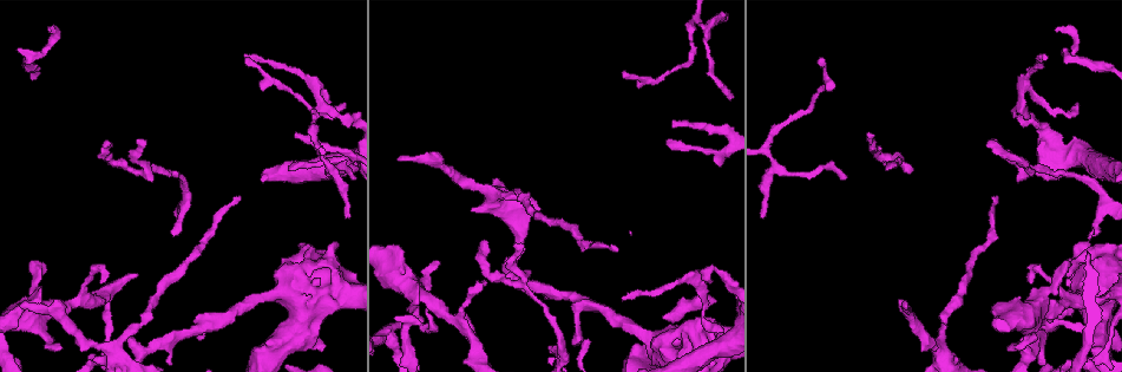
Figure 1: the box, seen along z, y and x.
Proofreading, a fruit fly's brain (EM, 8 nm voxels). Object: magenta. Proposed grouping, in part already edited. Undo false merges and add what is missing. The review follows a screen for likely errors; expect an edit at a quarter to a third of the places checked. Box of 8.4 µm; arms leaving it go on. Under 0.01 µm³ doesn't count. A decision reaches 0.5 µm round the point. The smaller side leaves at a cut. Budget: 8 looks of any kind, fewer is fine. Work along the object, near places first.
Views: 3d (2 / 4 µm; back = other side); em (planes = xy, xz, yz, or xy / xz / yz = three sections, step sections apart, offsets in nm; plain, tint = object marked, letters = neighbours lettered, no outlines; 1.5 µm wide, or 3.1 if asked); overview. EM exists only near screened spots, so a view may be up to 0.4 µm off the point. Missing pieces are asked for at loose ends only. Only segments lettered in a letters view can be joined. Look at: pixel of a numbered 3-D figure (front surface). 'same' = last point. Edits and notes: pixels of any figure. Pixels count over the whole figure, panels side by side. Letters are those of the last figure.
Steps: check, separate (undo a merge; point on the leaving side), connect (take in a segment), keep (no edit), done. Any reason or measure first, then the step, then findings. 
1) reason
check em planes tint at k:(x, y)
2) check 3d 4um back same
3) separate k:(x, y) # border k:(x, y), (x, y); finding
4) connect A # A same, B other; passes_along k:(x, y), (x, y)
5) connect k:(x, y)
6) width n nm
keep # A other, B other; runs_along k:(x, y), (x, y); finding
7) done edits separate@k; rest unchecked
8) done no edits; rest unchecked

thick end
check em xy step 8 tint at 1:(708, 318)

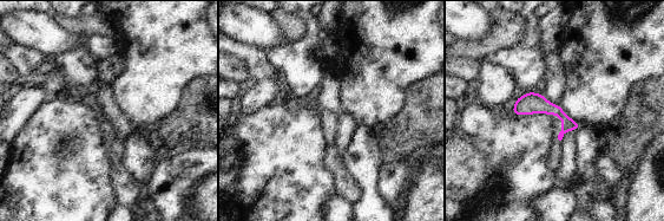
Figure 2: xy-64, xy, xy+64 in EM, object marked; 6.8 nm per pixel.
check em planes tint same

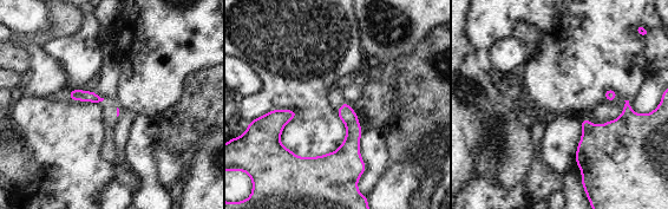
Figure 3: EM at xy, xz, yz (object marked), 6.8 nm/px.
see the neighbours
check em planes letters same

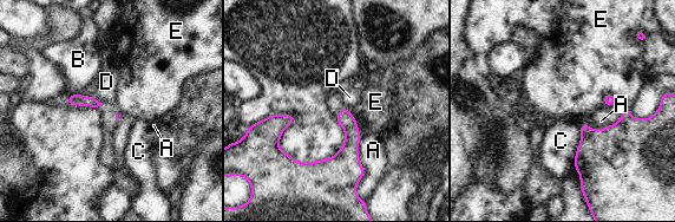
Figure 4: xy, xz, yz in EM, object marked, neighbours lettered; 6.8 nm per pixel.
longest_contact C 190 nm
keep # A other, B other, C other, D other, E other; border 4:(93, 97), (102, 103); none of them fits

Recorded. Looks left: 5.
tapers out
check em xy step 8 letters at 1:(295, 137)

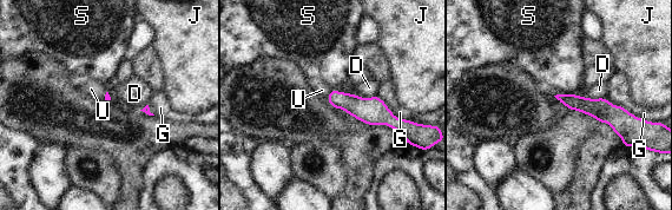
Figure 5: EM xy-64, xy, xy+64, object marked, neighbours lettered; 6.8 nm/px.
longest_contact G 320 nm
connect U # D other, G other, J other, S other, U same; it goes on there

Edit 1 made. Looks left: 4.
redraw
check overview

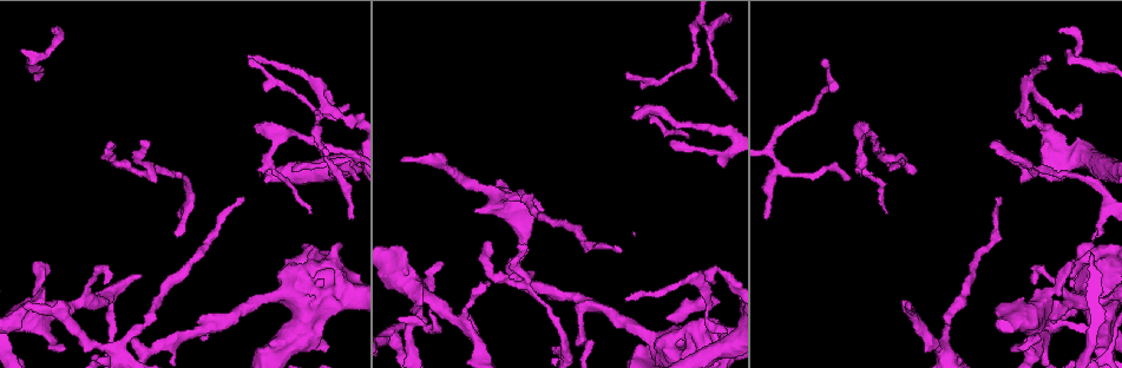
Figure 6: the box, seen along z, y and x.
tapers out
check 3d 2um at 6:(689, 138)

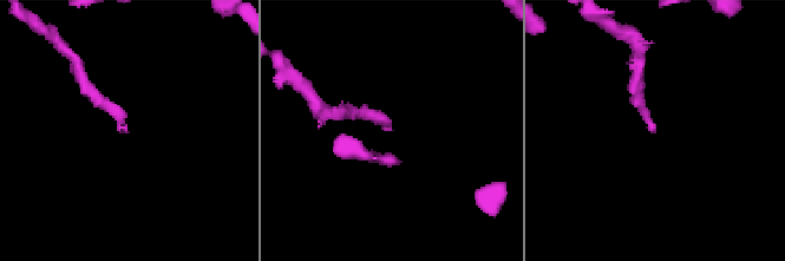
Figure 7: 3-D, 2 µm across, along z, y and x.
check em yz step 8 letters at 7:(655, 127)

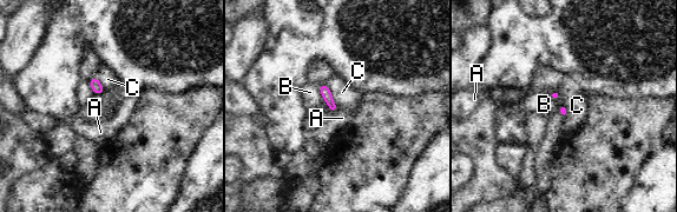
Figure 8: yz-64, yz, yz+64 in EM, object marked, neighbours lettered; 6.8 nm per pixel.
keep # A other, B other, C other; border 8:(327, 85), (337, 107); none of them fits

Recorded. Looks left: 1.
done edits connect@5; rest unchecked

